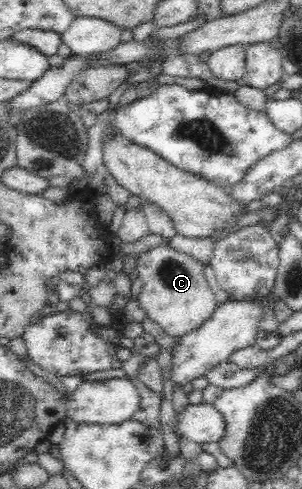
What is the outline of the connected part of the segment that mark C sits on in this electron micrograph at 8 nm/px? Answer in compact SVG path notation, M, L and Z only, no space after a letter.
M167 243L150 248L147 252L139 253L136 257L136 266L139 275L138 280L143 282L141 292L136 296L139 306L145 310L146 317L158 324L169 336L179 338L198 329L217 308L218 303L215 301L215 294L204 276L204 264L188 254L177 252Z

